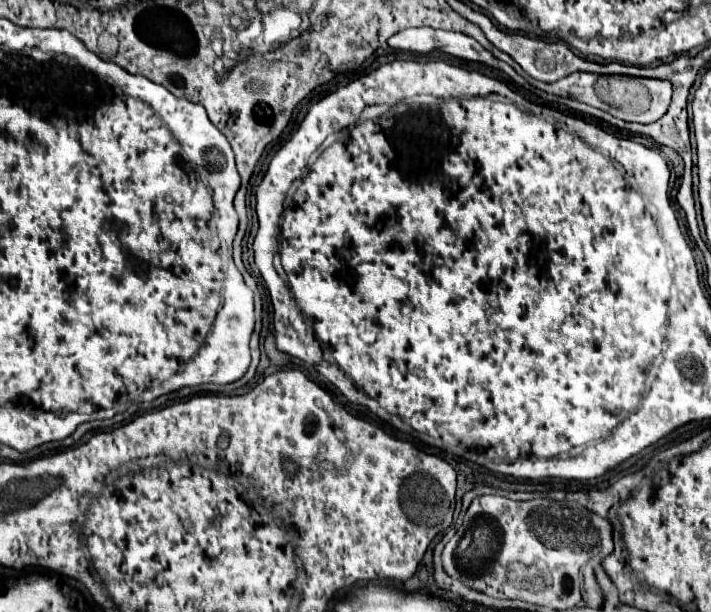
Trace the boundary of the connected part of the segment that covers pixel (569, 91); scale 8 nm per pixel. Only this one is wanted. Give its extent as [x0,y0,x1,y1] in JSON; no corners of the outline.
[526,72,672,124]

